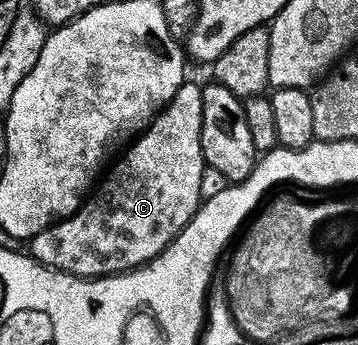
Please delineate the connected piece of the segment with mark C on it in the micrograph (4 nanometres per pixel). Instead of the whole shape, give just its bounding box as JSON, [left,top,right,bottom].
[30,81,206,279]

